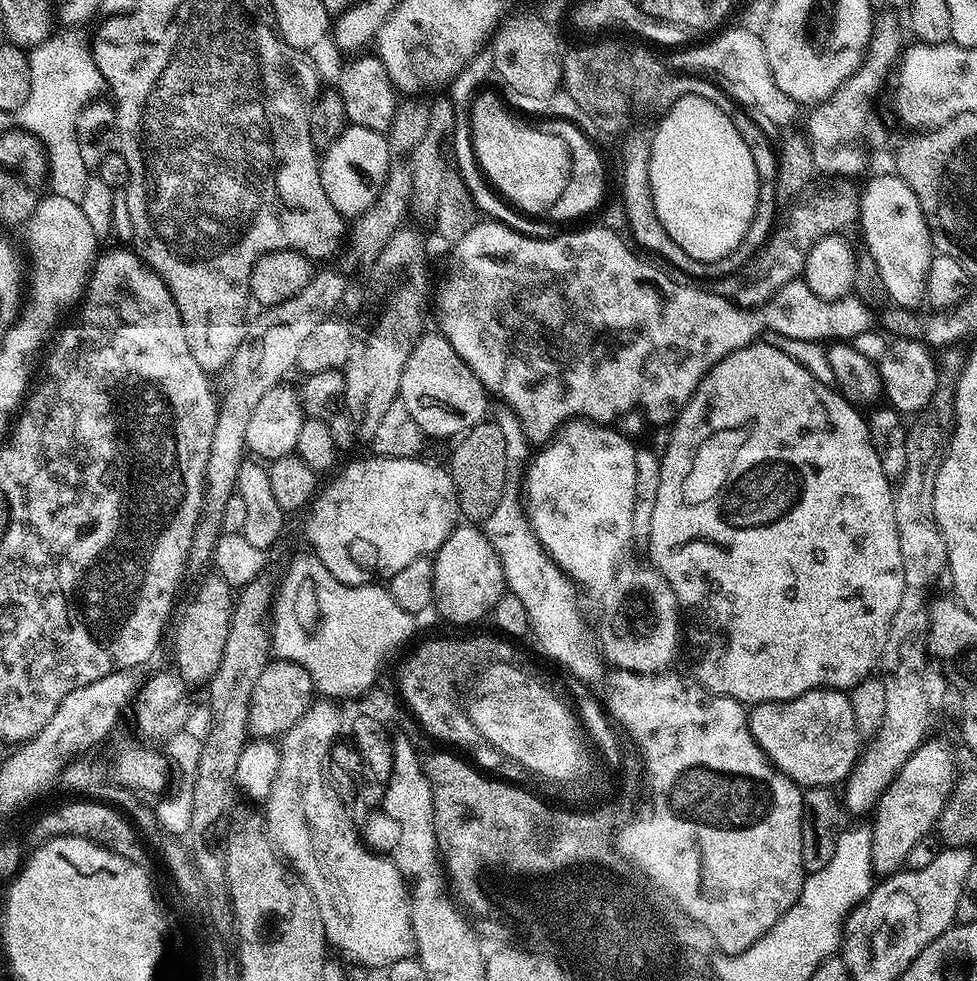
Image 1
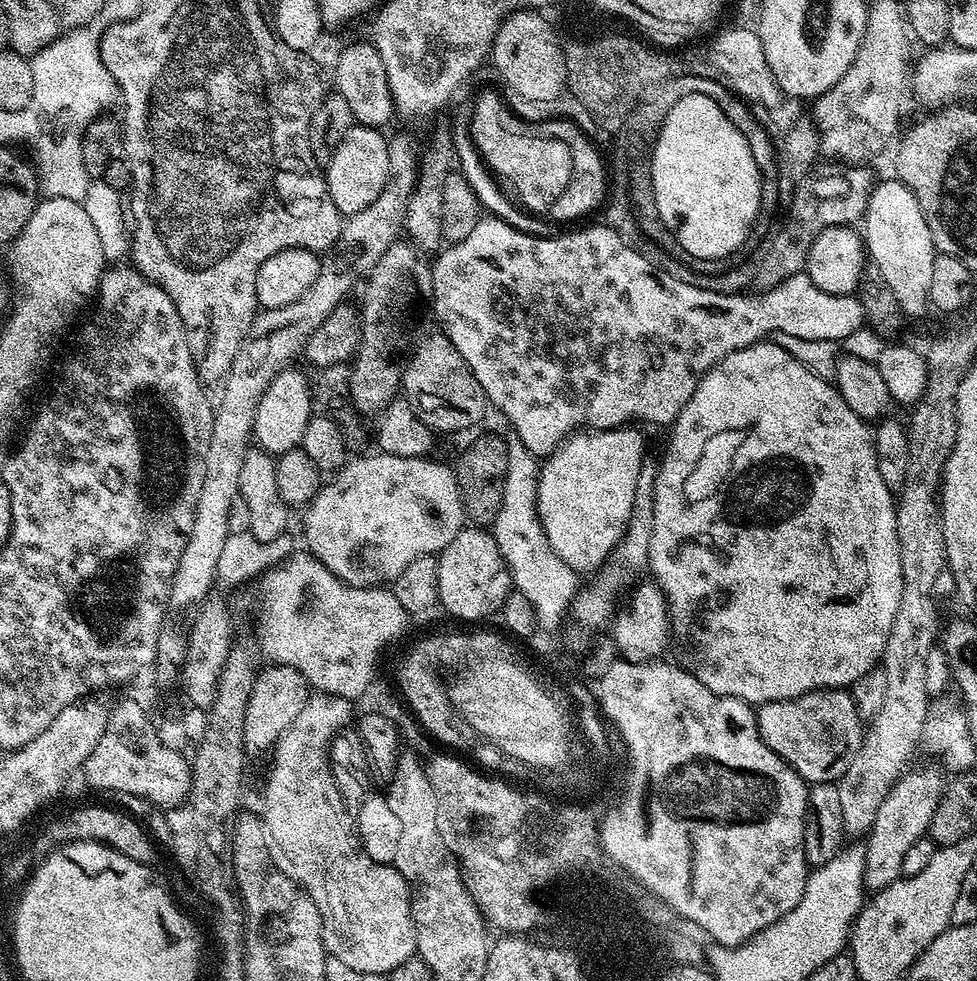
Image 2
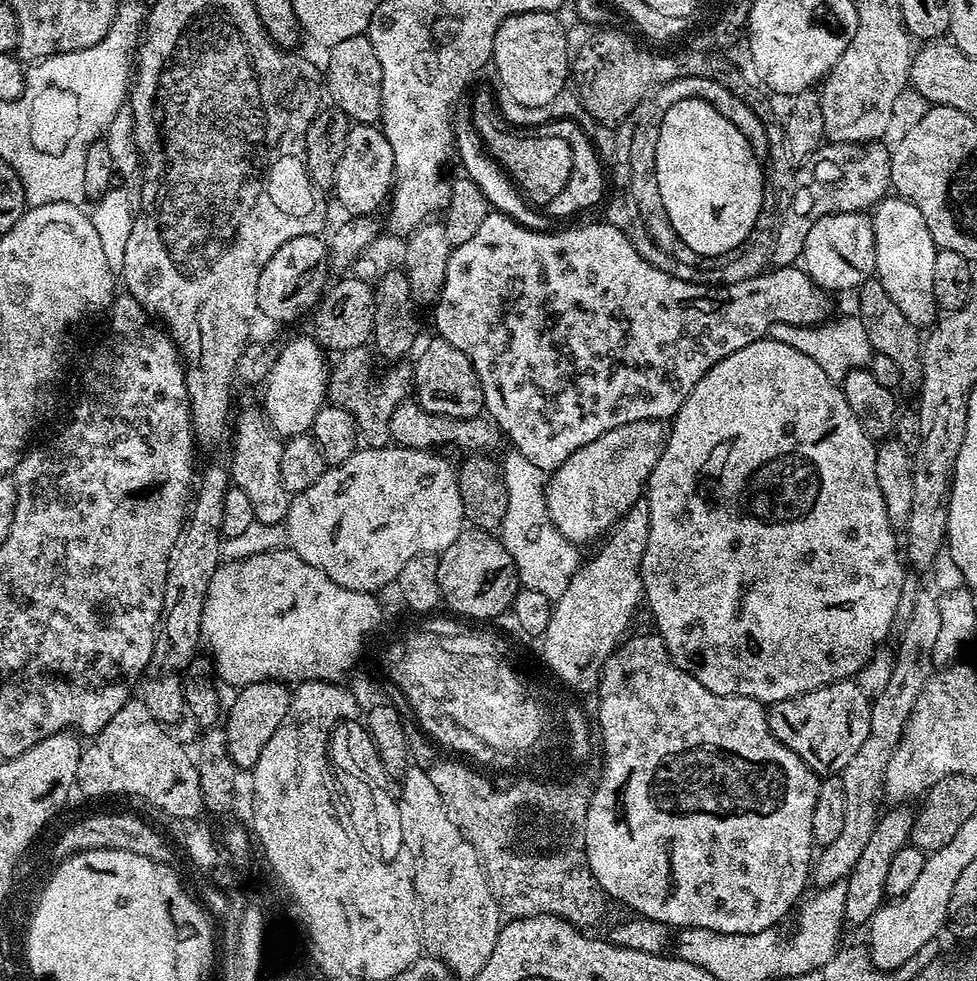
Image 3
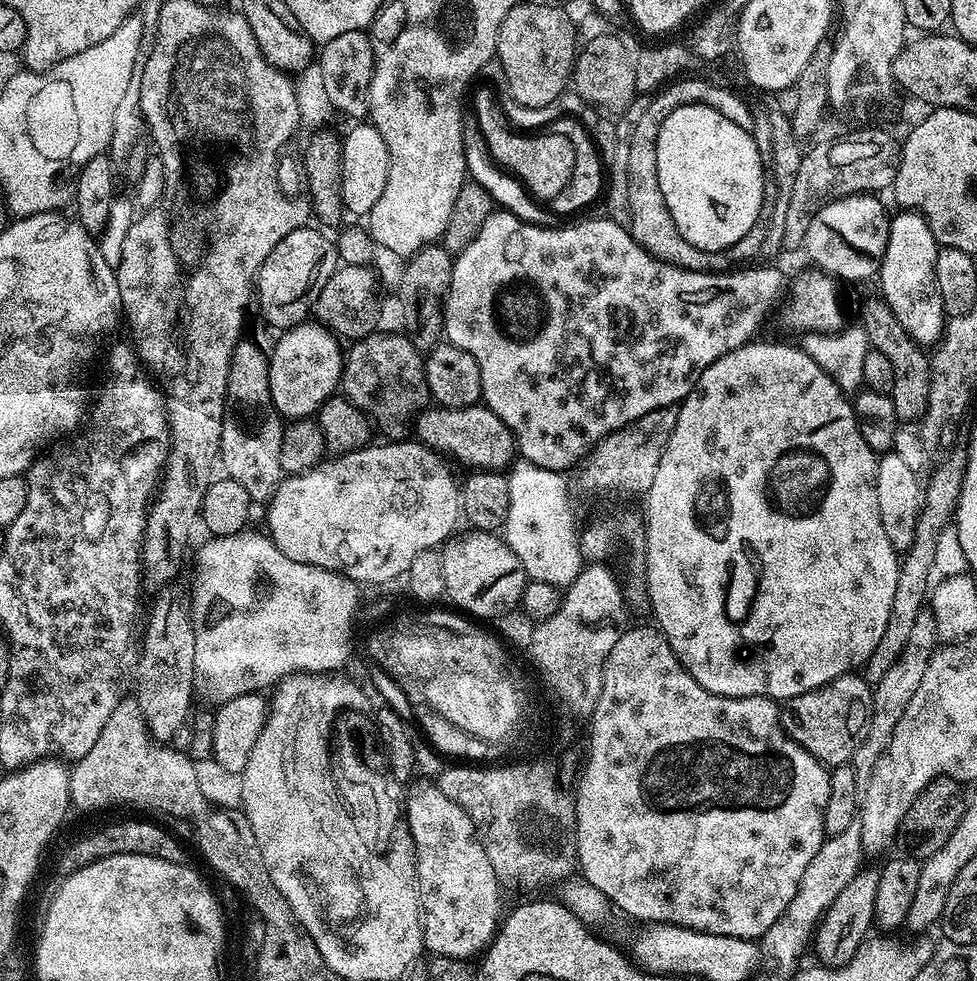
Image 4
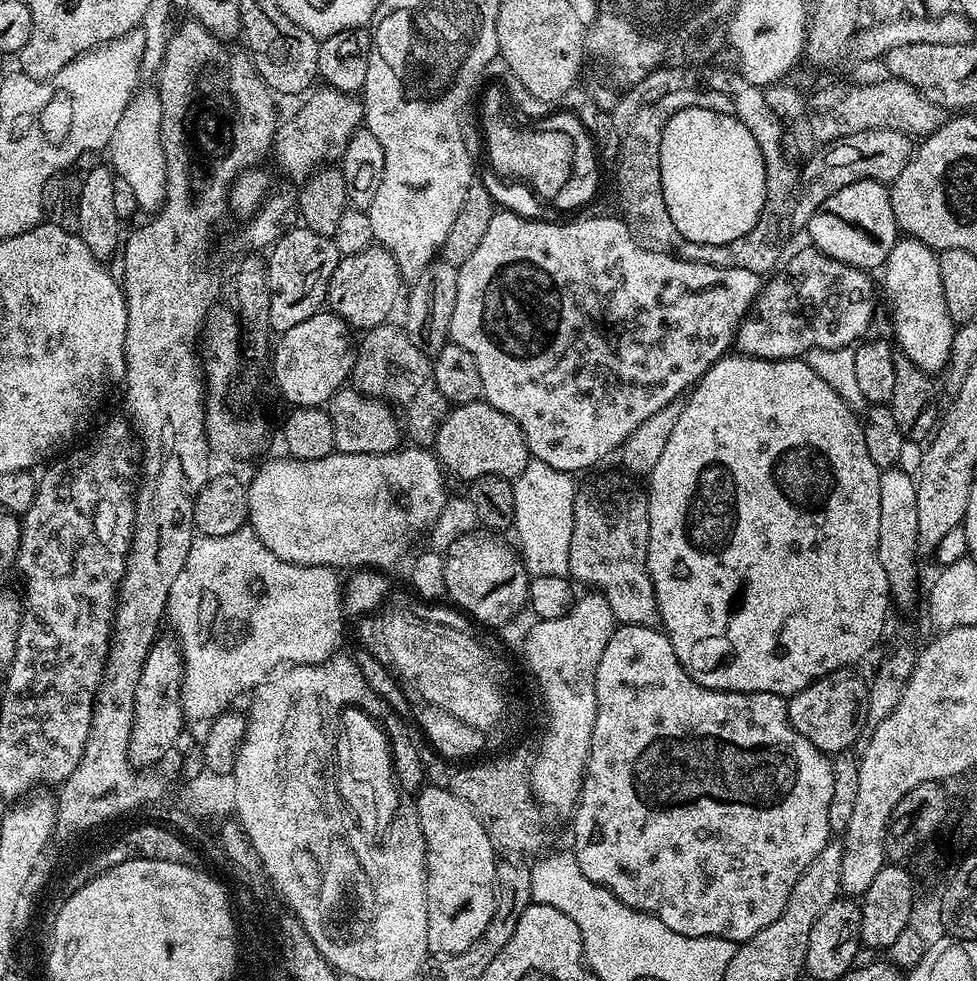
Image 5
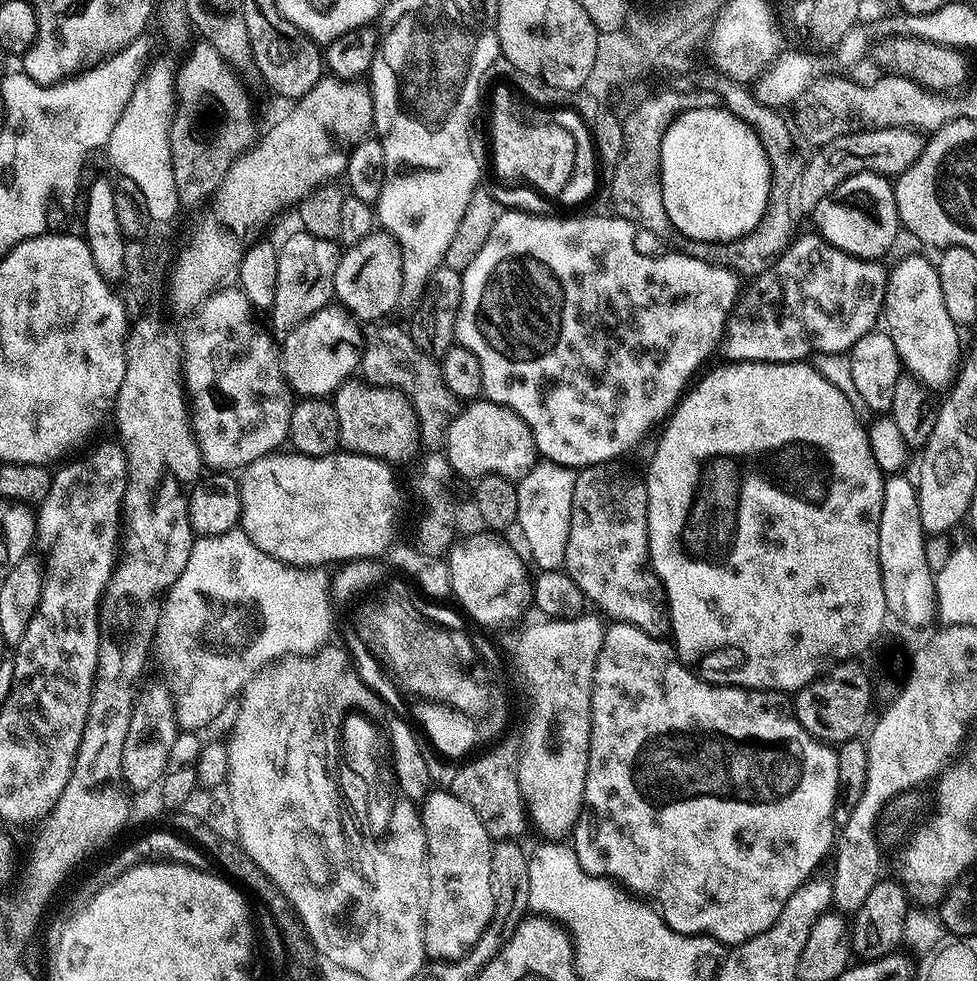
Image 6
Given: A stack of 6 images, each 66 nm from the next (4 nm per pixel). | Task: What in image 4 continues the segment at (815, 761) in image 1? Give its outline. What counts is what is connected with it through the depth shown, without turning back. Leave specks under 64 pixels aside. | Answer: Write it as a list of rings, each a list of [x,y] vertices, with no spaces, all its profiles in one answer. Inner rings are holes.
[[[860,674],[834,678],[830,683],[818,686],[806,694],[783,701],[780,725],[784,732],[802,750],[806,750],[817,762],[829,769],[851,761],[852,755],[862,746],[872,717],[872,690]]]

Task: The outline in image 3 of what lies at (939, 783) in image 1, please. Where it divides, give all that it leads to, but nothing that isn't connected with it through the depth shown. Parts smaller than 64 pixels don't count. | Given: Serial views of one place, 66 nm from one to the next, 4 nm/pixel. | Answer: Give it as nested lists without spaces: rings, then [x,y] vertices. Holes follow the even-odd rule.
[[[892,806],[887,812],[888,809],[877,819],[874,834],[870,834],[870,842],[866,842],[862,855],[847,878],[844,919],[849,925],[867,925],[880,905],[885,903],[886,874],[890,871],[890,862],[893,861],[894,854],[898,854],[898,850],[909,847],[908,835],[912,829],[913,809],[908,806]]]

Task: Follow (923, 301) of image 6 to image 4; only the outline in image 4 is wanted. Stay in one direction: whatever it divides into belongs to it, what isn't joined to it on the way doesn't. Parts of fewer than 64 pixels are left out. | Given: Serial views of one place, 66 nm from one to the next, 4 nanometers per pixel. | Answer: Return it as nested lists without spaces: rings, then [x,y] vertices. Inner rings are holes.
[[[900,210],[897,213],[897,216],[891,217],[888,226],[886,254],[882,258],[878,273],[878,292],[888,303],[890,310],[894,310],[894,316],[898,318],[898,322],[902,322],[906,334],[910,334],[916,344],[935,346],[944,334],[946,323],[942,294],[938,290],[934,274],[938,245],[919,212]]]

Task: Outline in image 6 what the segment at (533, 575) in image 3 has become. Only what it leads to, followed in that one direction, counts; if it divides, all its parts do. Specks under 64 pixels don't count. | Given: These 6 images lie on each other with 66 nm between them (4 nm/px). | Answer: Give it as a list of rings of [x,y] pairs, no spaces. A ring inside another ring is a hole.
[[[541,459],[516,484],[518,490],[518,529],[528,543],[527,555],[540,572],[564,567],[566,538],[570,538],[570,510],[574,498],[576,472],[571,468]]]

